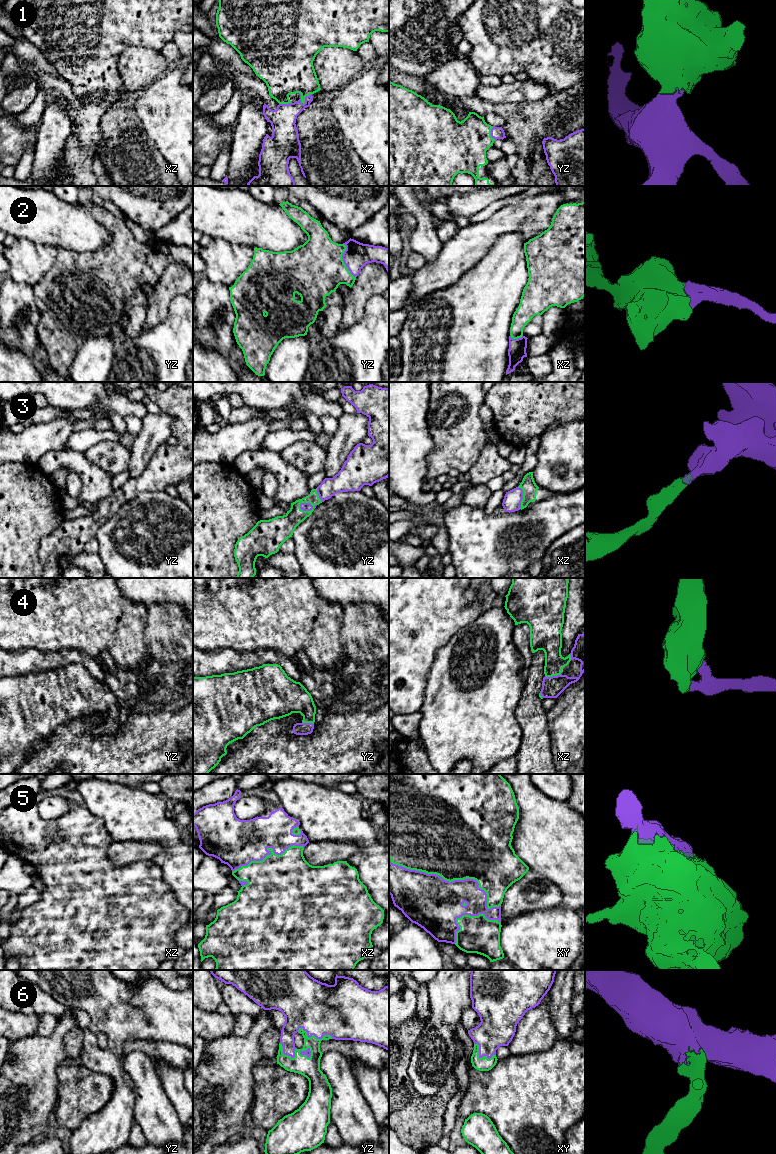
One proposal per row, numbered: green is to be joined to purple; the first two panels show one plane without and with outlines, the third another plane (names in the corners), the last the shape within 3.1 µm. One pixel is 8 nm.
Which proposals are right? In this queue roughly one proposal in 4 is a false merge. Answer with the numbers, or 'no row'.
1, 2, 3, 4, 5, 6

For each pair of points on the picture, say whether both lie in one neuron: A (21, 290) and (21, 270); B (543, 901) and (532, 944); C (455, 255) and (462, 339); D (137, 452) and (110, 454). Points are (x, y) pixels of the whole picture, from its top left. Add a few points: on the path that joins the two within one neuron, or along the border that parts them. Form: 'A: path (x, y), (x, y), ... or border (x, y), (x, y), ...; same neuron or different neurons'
A: border (10, 277), (17, 282), (27, 282), (32, 286); different neurons
B: border (559, 904), (549, 908), (523, 912), (518, 915); different neurons
C: border (474, 265), (455, 282), (435, 290); different neurons
D: border (130, 449), (130, 461), (127, 468); different neurons

